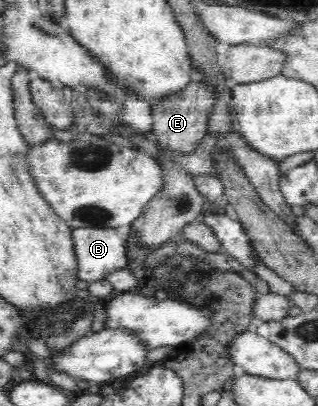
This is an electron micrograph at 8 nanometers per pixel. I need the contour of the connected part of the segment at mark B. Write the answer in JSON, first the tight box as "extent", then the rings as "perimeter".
{"extent":[73,227,129,284],"perimeter":[[[87,227],[73,229],[76,250],[79,261],[79,276],[84,284],[106,279],[113,272],[126,269],[129,266],[127,256],[127,238],[121,238],[117,228],[113,227]]]}

